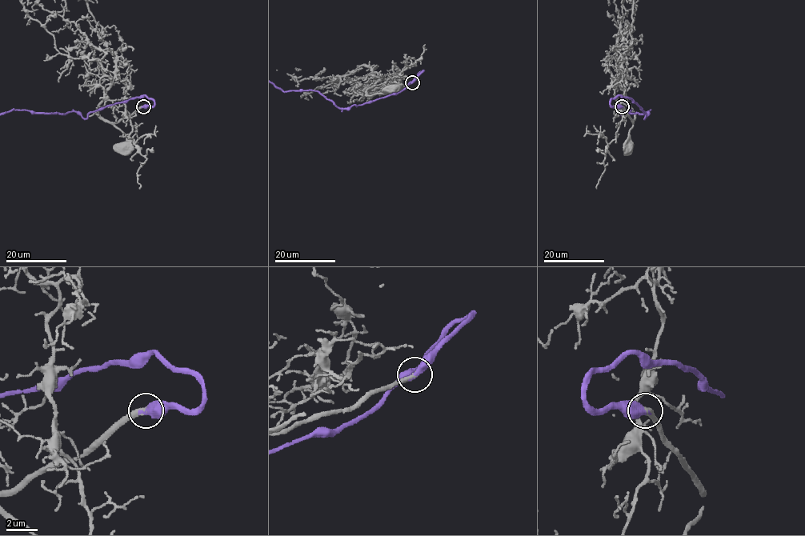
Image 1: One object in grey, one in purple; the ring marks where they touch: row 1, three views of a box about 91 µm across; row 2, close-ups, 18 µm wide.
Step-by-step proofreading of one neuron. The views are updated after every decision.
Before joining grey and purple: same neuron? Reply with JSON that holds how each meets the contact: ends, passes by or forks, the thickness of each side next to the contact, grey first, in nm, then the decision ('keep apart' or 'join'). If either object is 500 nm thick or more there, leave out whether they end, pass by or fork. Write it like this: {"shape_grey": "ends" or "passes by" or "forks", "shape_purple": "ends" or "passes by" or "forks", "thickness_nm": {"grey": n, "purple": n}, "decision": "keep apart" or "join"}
{"thickness_nm": {"grey": 340, "purple": 500}, "decision": "join"}

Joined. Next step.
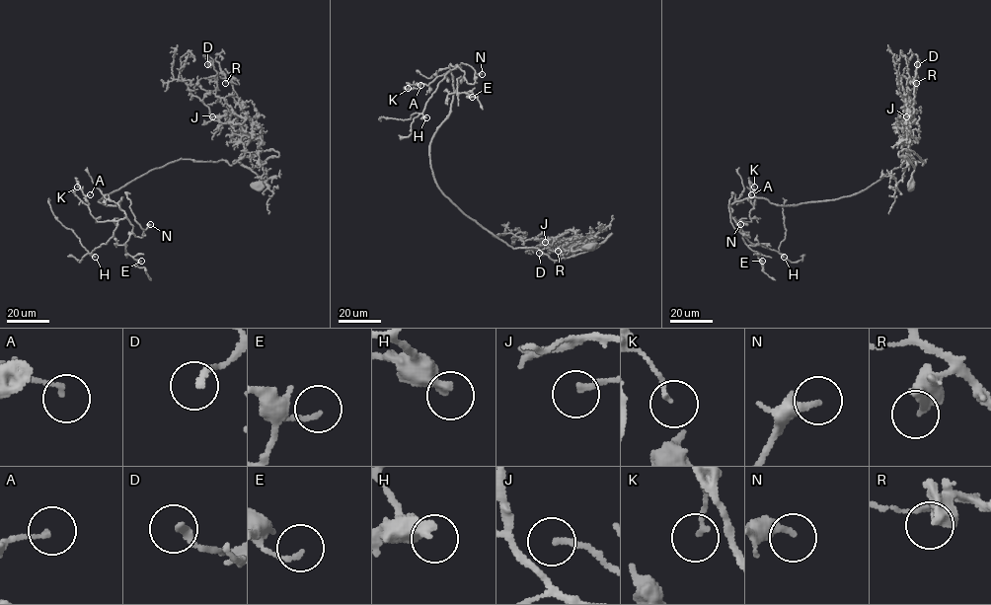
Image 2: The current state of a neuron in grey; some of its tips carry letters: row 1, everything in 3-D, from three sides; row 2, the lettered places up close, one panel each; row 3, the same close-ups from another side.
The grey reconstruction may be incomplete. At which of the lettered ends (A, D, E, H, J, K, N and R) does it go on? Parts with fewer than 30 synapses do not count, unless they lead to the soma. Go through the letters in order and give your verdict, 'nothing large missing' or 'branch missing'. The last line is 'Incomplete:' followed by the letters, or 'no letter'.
A: nothing large missing
D: branch missing
E: nothing large missing
H: nothing large missing
J: branch missing
K: nothing large missing
N: nothing large missing
R: branch missing
Incomplete: D, J, R

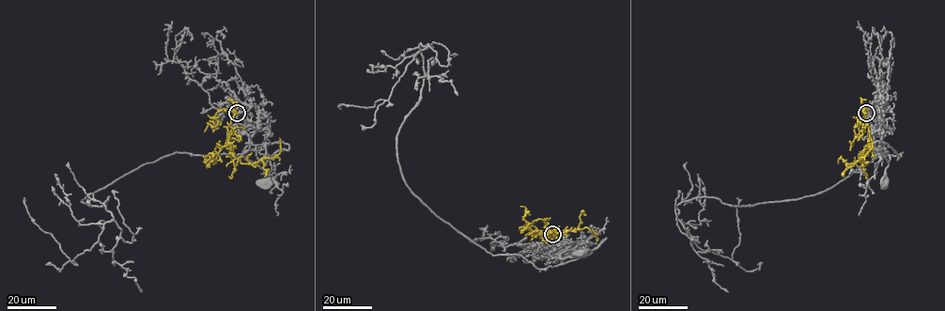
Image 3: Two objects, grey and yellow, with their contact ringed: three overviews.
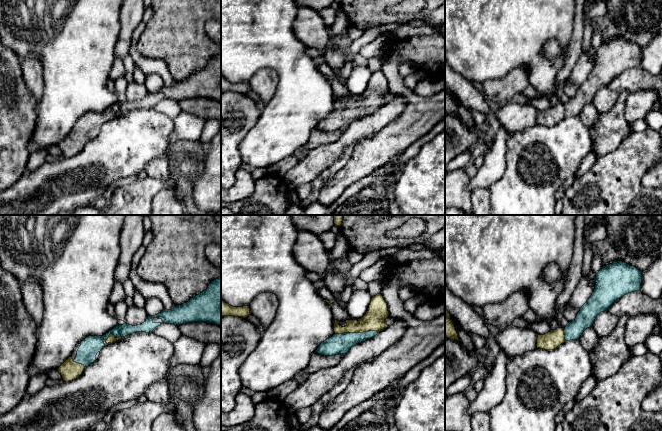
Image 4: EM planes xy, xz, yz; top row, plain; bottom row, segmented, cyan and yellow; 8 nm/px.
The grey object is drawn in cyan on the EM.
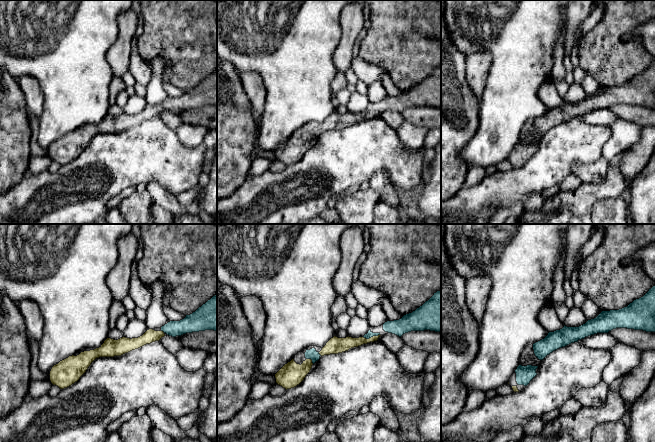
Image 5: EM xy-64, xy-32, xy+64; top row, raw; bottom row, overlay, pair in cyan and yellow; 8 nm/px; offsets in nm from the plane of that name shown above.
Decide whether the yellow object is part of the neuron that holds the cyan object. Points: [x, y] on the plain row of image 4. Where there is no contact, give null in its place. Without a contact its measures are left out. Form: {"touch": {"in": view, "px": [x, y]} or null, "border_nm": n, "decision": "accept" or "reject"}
{"touch": {"in": "xz", "px": [356, 109]}, "border_nm": 340, "decision": "accept"}

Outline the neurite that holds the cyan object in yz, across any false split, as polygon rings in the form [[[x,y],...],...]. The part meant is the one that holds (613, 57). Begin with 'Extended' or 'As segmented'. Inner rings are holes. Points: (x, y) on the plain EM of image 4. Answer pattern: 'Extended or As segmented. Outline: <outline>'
Extended. Outline: [[[617,37],[603,42],[596,50],[594,68],[580,84],[574,97],[565,104],[551,106],[544,111],[538,111],[537,124],[554,126],[565,117],[579,116],[582,109],[592,103],[596,93],[622,72],[640,67],[642,47],[625,38]]]

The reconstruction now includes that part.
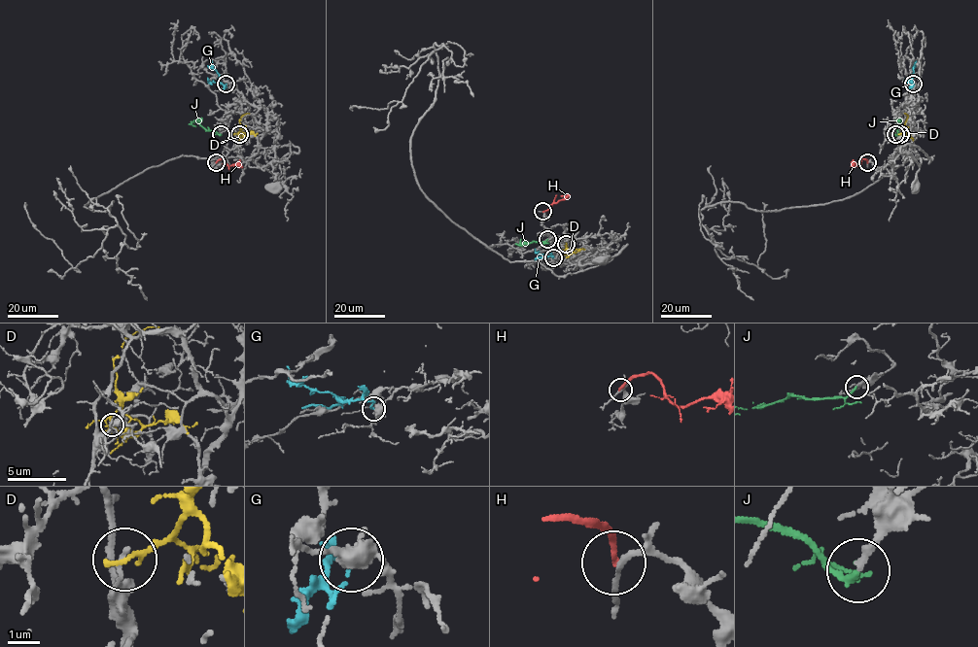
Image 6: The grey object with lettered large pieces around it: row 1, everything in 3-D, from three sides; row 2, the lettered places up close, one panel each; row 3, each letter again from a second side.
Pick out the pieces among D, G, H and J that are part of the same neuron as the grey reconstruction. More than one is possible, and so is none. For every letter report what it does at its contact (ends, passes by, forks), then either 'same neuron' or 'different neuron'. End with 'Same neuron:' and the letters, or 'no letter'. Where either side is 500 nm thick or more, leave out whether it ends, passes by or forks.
D: it ends | different neuron
G: it ends | different neuron
H: it ends | different neuron
J: it ends | same neuron
Same neuron: J

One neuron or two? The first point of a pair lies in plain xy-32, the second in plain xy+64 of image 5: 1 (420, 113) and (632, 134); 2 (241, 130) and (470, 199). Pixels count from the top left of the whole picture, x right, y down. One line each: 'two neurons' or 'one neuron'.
1: two neurons
2: two neurons

